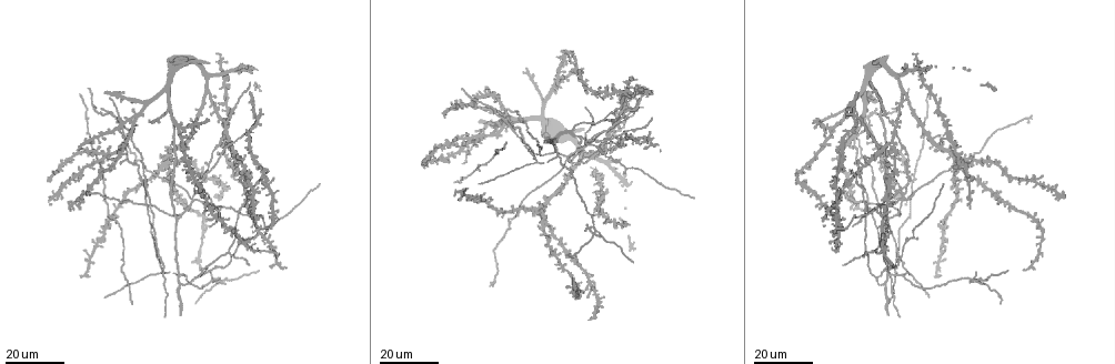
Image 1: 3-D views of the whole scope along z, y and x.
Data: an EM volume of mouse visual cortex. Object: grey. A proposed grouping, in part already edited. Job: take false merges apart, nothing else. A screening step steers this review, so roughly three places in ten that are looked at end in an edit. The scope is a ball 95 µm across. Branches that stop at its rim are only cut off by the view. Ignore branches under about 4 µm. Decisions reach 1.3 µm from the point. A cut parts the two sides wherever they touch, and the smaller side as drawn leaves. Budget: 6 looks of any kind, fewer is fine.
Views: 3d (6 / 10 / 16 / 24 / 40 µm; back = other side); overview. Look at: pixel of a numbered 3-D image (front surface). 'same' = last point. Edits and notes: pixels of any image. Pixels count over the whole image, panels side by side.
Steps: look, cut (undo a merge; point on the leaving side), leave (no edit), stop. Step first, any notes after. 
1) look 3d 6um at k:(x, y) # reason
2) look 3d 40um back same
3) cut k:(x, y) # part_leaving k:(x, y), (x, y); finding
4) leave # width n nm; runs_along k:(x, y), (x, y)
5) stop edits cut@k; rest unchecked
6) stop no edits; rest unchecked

look 3d 24um at 1:(131, 137) # four or more arms meet

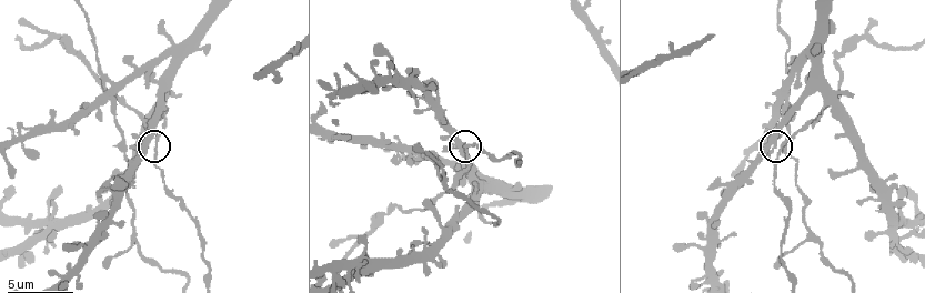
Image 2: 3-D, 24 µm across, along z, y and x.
look 3d 10um at 2:(149, 142)

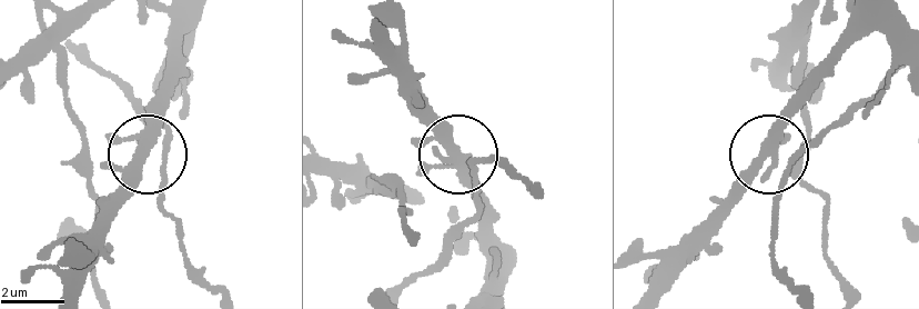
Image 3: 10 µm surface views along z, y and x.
leave # arms 5; runs_along 3:(858, 21), (770, 157), (726, 201); one neuron here

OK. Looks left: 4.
look 3d 16um at 1:(536, 163) # thick turns thin

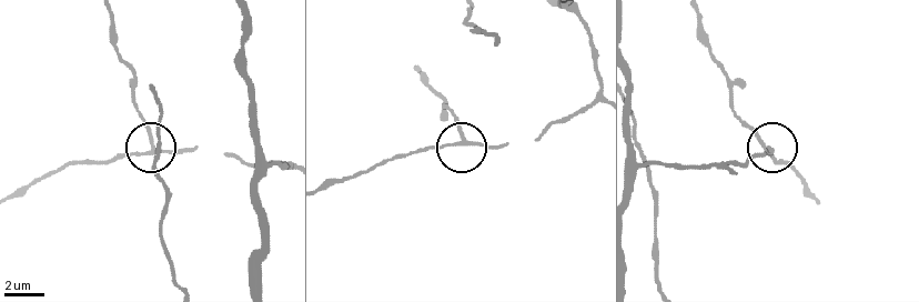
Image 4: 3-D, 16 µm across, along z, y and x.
look 3d 6um at 4:(149, 153) # zoom in

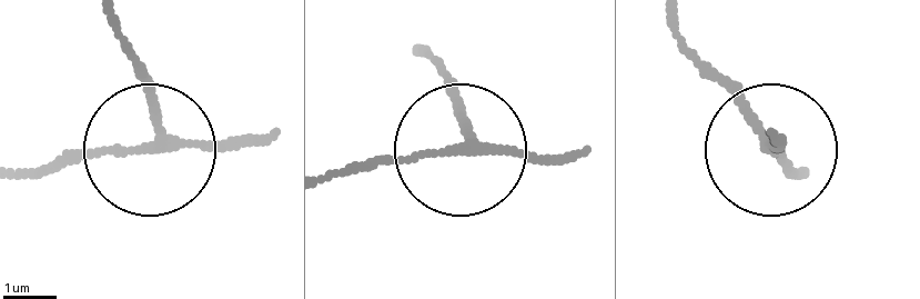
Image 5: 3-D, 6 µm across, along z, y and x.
leave # width 160 nm; runs_along 5:(669, 20), (758, 140), (797, 167); one neuron here

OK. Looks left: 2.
look 3d 16um at 1:(969, 205) # three arms meet

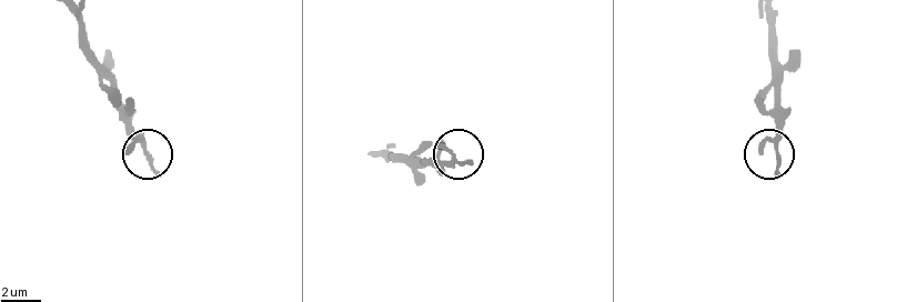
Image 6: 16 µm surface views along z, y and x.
look 3d 10um at 6:(778, 136) # zoom in

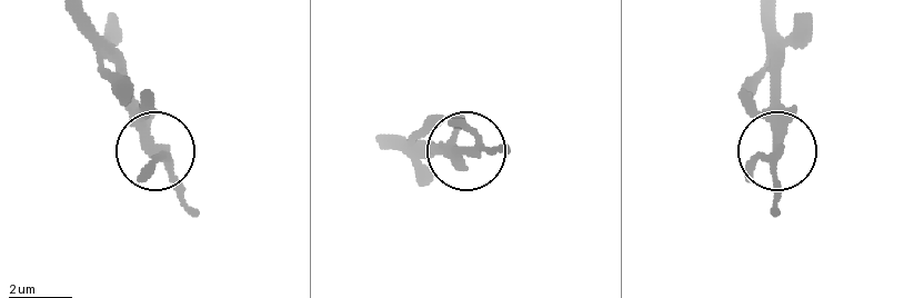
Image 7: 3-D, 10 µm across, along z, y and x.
leave # runs_along 7:(379, 138), (463, 151), (503, 147); continuous, no second neuron

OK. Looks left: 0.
stop no edits; rest unchecked

